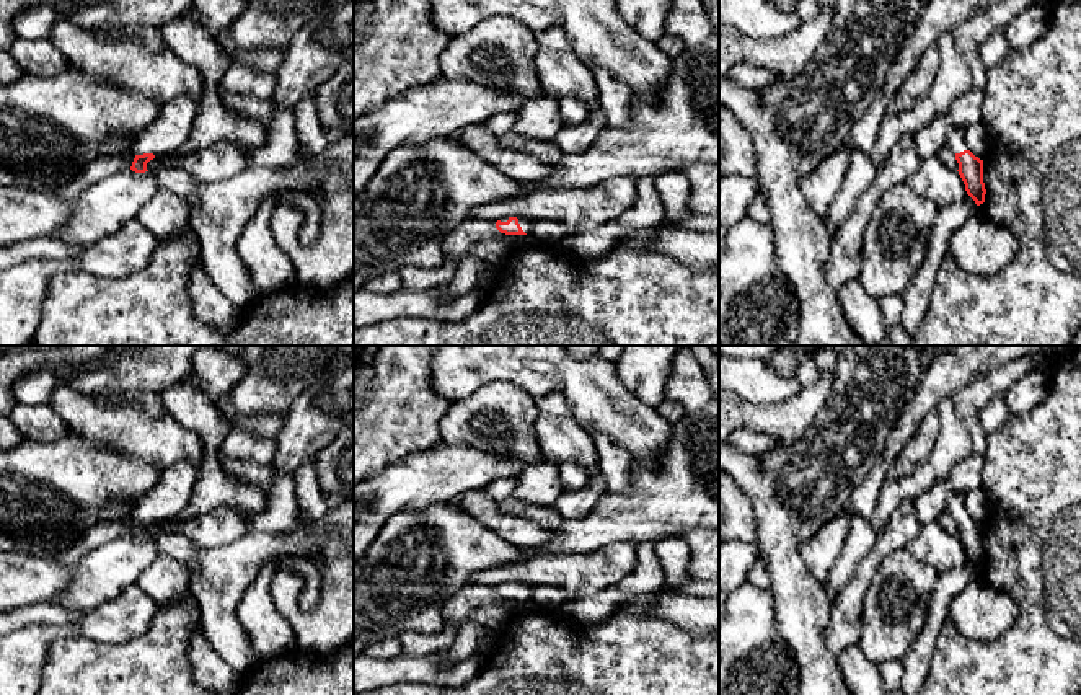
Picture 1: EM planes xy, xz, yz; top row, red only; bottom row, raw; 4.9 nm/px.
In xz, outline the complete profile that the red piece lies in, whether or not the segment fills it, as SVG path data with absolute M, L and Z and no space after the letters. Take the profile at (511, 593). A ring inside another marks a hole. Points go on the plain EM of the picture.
M504 582L496 587L496 594L505 600L527 600L532 599L535 586L527 582Z

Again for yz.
M957 493L949 499L947 511L955 519L959 529L959 540L965 550L967 560L977 571L985 568L985 548L983 548L983 525L975 522L964 504L965 494Z

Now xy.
M189 460L161 468L160 481L134 507L130 535L145 538L150 525L178 516L189 504L196 480L197 468Z

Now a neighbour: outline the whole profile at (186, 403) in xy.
M191 377L161 393L168 414L183 427L196 432L204 447L189 504L174 517L192 519L217 507L232 507L254 517L266 509L267 494L251 481L236 481L220 457L223 439L232 432L230 421Z

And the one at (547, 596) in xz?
M535 586L532 599L543 609L558 609L567 600L567 589L559 586Z

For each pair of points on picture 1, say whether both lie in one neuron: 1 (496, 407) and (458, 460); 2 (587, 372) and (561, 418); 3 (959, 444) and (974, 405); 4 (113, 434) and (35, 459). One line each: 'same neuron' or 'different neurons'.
1: different neurons
2: different neurons
3: different neurons
4: different neurons

